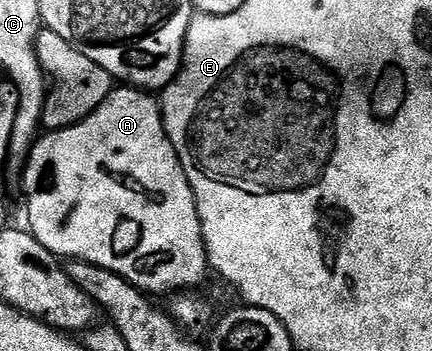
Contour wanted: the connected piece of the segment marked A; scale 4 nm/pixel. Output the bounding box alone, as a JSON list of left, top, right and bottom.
[21,88,208,296]

